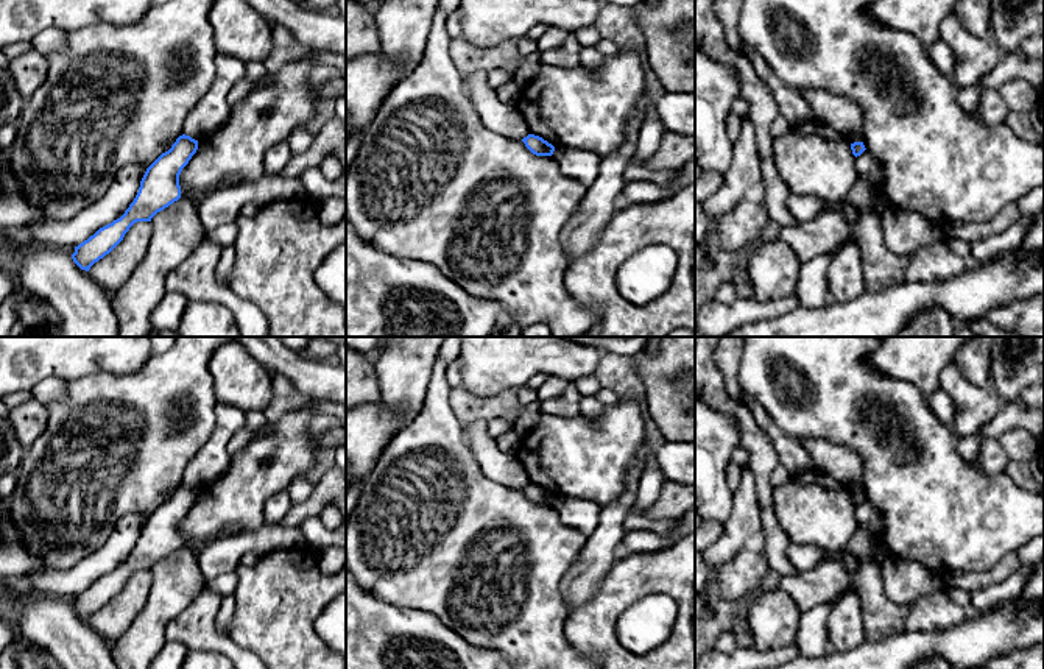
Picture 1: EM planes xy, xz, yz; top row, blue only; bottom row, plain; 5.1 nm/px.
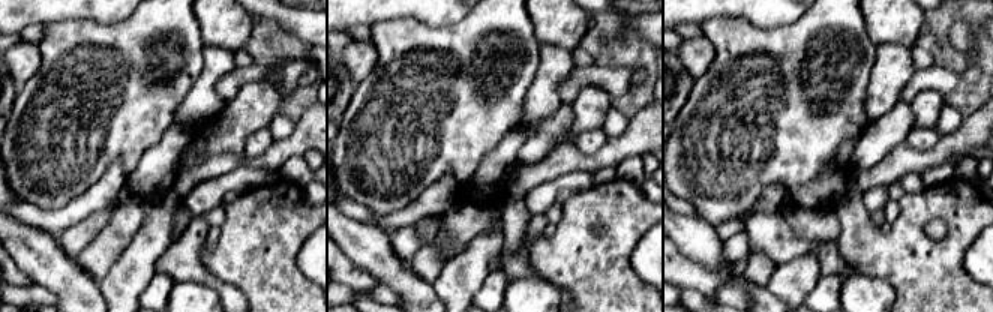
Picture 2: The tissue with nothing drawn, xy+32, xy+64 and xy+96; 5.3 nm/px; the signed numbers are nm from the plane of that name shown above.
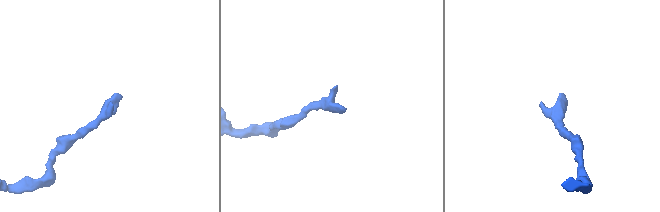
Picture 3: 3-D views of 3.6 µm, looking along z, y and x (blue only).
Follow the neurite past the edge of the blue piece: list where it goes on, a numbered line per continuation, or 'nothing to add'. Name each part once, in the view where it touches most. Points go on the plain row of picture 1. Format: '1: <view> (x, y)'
nothing to add

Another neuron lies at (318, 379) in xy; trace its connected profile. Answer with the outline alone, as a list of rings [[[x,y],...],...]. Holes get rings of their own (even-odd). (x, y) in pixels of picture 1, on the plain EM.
[[[232,337],[271,374],[285,376],[302,395],[346,407],[346,366],[305,359],[277,337]]]

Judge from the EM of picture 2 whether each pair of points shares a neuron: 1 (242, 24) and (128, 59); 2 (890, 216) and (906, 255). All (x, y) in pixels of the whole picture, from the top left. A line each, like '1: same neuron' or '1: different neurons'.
1: different neurons
2: different neurons

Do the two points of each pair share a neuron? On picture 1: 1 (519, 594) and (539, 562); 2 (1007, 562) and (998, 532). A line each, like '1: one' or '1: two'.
1: one
2: two

